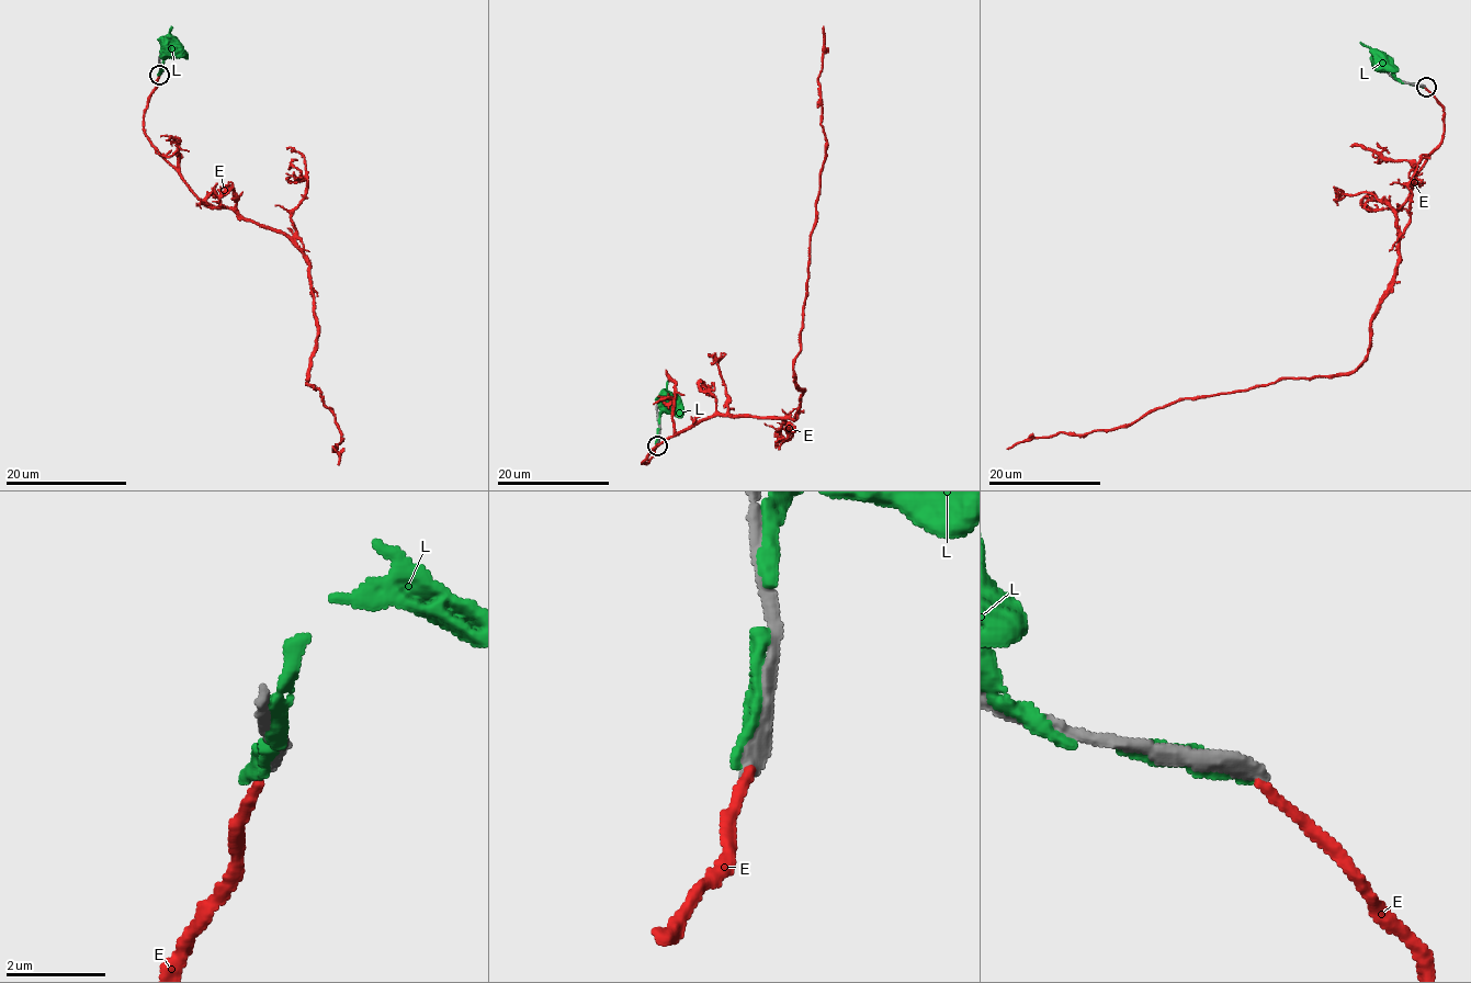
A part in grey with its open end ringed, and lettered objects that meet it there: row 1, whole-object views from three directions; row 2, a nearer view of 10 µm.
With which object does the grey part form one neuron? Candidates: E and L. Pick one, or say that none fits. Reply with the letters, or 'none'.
none

